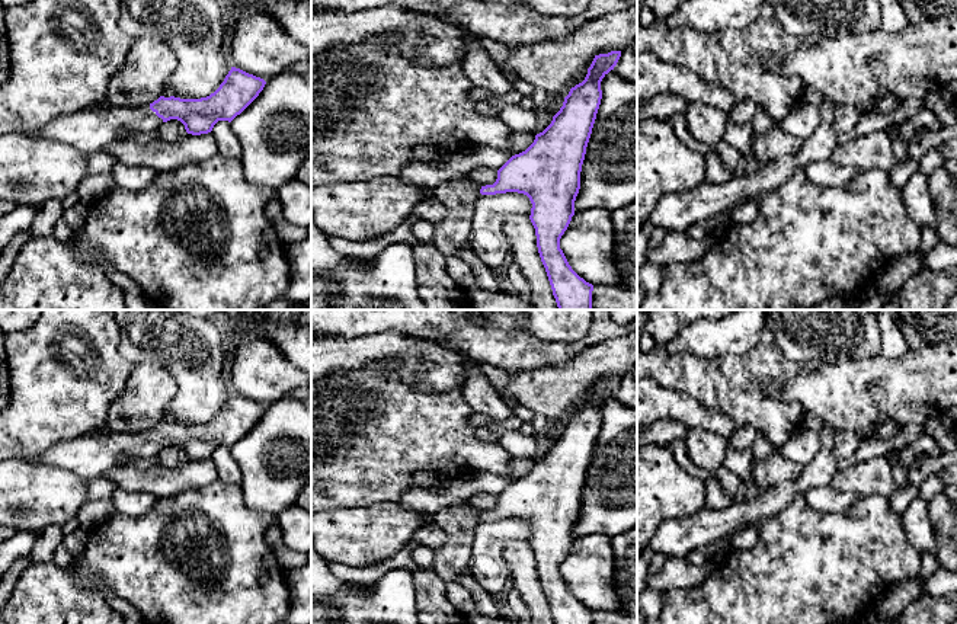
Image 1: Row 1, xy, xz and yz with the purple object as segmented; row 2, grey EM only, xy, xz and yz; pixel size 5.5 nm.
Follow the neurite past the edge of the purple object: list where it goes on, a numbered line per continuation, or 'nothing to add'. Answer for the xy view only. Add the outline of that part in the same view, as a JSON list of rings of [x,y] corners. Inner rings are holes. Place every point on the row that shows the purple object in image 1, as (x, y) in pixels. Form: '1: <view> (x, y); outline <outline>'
1: xy (89, 130); outline [[[105,102],[51,119],[31,134],[41,140],[64,143],[89,157],[122,135],[151,132],[163,124],[150,105],[121,108]]]

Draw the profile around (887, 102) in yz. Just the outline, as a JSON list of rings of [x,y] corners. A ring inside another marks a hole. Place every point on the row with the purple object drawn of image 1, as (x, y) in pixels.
[[[883,95],[881,97],[876,99],[867,109],[860,109],[860,113],[887,113],[900,102],[900,99],[892,95]]]

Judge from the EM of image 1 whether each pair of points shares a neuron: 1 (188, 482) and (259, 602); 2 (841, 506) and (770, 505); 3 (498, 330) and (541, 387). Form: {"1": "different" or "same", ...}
{"1": "different", "2": "different", "3": "different"}

